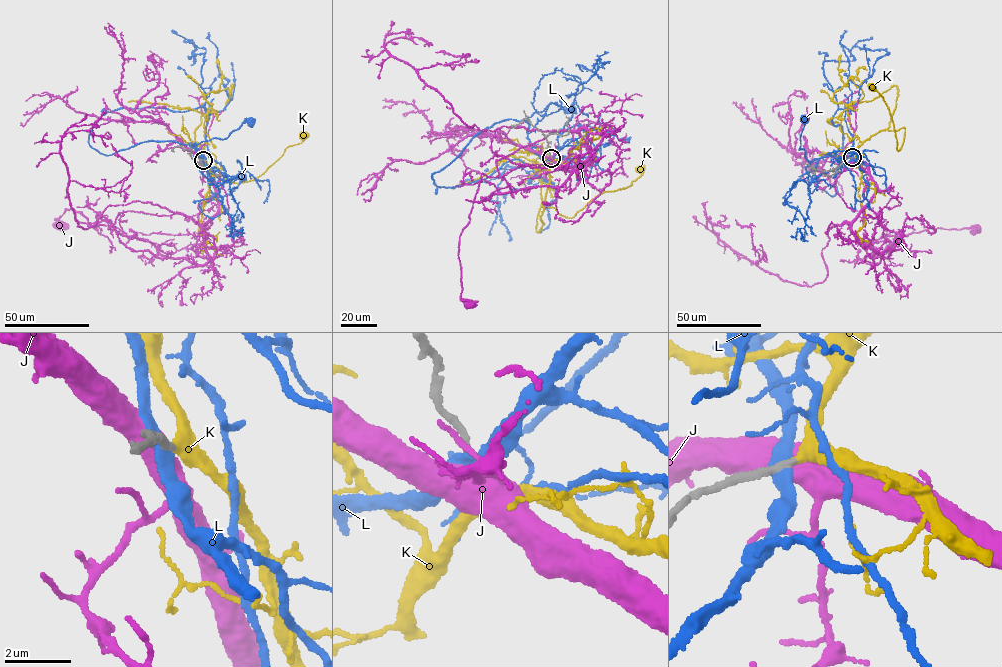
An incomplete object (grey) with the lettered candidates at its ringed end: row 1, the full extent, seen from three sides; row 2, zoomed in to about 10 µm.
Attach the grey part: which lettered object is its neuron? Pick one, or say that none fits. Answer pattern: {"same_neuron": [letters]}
{"same_neuron": ["K"]}

